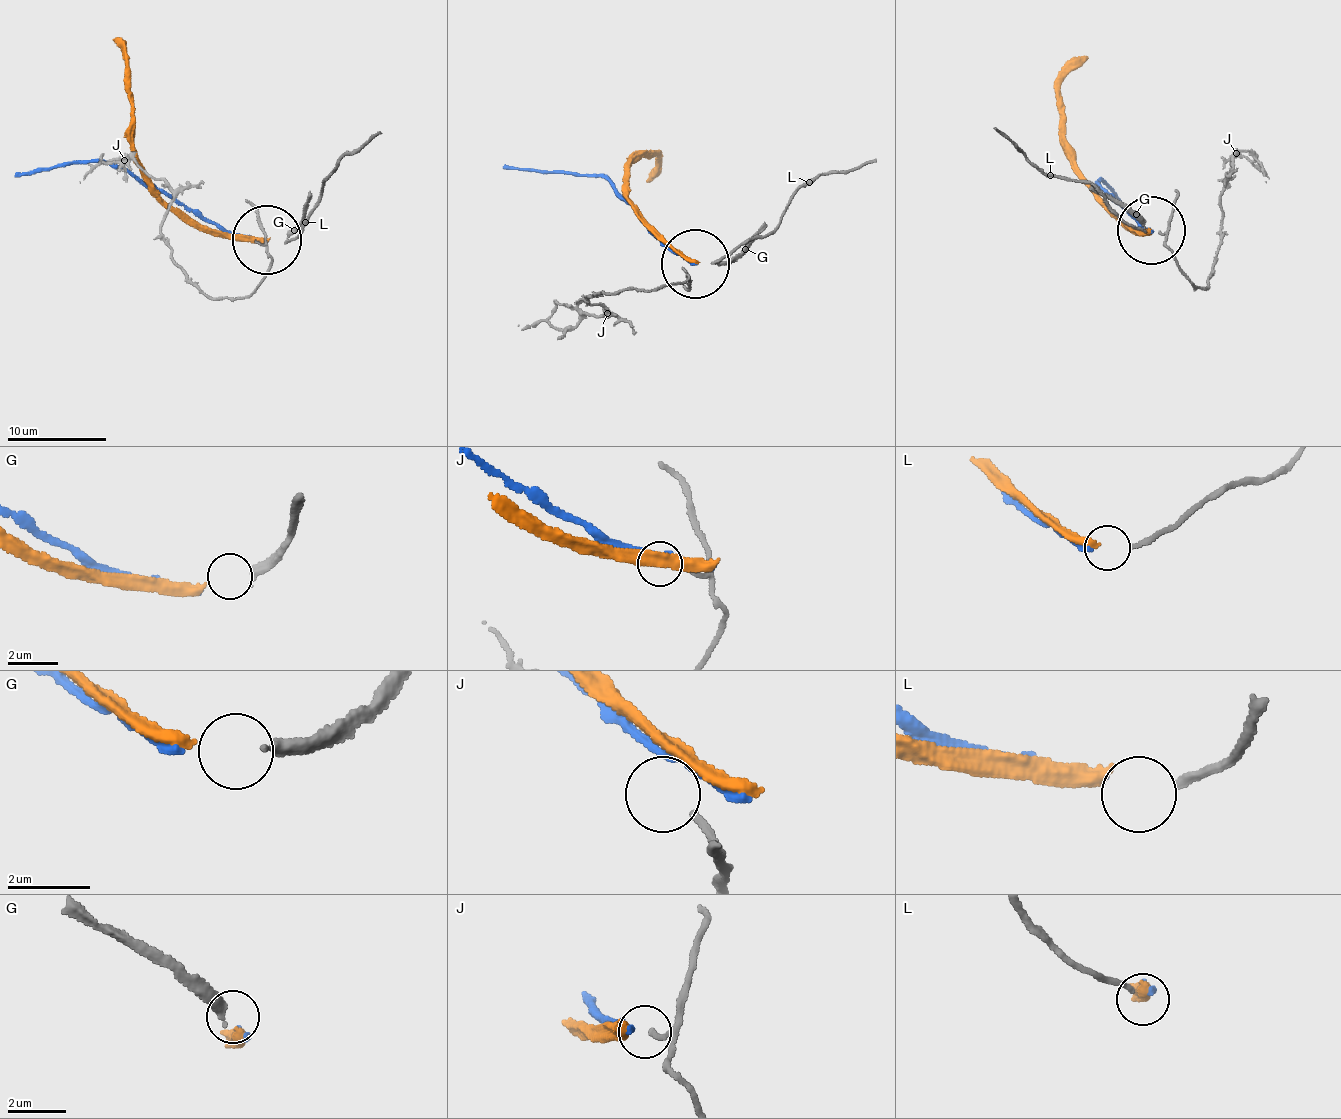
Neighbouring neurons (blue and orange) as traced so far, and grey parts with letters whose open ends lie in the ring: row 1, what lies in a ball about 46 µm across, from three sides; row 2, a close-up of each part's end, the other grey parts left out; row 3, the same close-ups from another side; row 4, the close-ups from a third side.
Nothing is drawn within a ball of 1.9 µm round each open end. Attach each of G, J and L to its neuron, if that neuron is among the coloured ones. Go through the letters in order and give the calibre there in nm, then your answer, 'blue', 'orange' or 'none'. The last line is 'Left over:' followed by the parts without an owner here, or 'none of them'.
G: 320 nm | orange
J: 180 nm | none
L: 190 nm | blue
Left over: J

